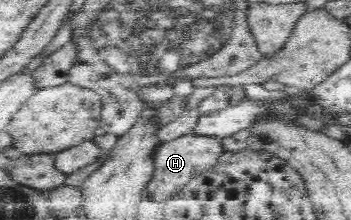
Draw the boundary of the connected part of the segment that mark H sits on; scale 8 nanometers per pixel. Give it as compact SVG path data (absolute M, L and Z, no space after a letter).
M189 134L168 141L168 143L159 144L153 153L155 169L152 179L146 184L146 196L157 201L165 201L173 195L178 195L178 192L186 187L194 176L209 171L224 152L221 139L216 136Z

